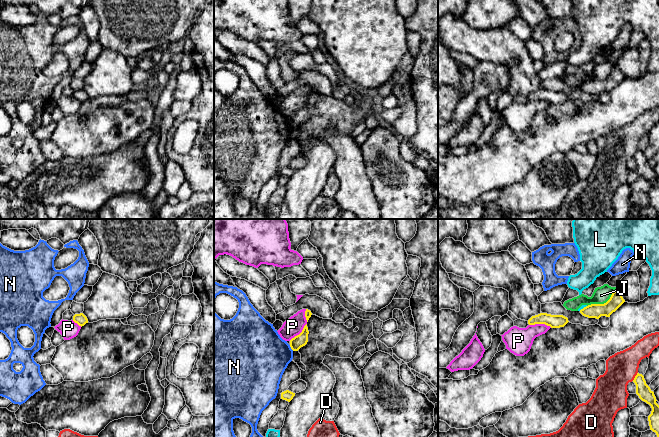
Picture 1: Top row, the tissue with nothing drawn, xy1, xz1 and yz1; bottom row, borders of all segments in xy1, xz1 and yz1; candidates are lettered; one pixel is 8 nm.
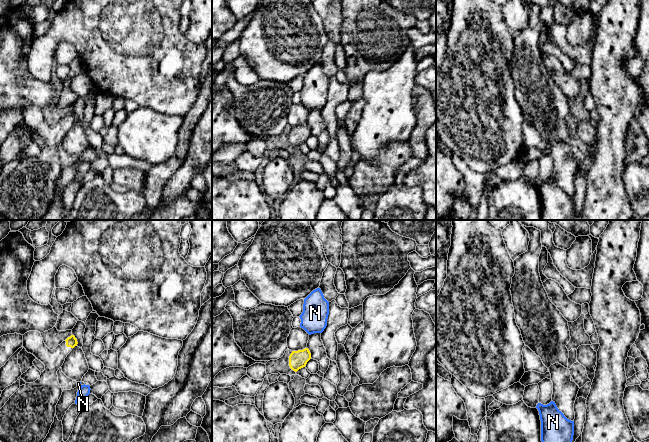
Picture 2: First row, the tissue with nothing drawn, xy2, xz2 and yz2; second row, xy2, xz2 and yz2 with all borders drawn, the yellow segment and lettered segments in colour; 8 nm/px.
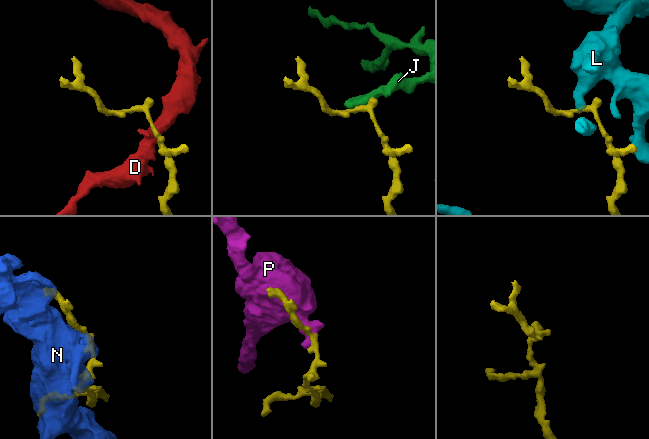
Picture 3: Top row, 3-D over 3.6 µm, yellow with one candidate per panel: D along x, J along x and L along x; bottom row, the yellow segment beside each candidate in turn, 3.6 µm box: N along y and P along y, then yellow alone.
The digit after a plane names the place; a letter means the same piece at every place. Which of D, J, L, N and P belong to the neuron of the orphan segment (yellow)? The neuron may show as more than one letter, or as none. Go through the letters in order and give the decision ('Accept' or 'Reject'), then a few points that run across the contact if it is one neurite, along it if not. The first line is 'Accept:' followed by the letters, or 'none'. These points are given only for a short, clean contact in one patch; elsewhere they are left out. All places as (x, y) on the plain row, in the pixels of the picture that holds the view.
Accept: none
D: Reject. Line: yz1 (637, 148), (632, 156)
J: Reject
L: Reject. Line: yz1 (586, 81), (579, 86)
N: Reject
P: Reject. Line: yz1 (529, 100), (546, 100), (551, 103)

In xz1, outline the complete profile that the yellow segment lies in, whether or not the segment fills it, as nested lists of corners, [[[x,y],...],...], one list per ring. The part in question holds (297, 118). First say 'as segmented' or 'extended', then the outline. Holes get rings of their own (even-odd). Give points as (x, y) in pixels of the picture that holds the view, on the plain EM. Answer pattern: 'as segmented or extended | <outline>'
as segmented | [[[304,102],[302,108],[290,116],[290,123],[293,127],[298,127],[301,123],[305,122],[308,118],[308,103]]]

